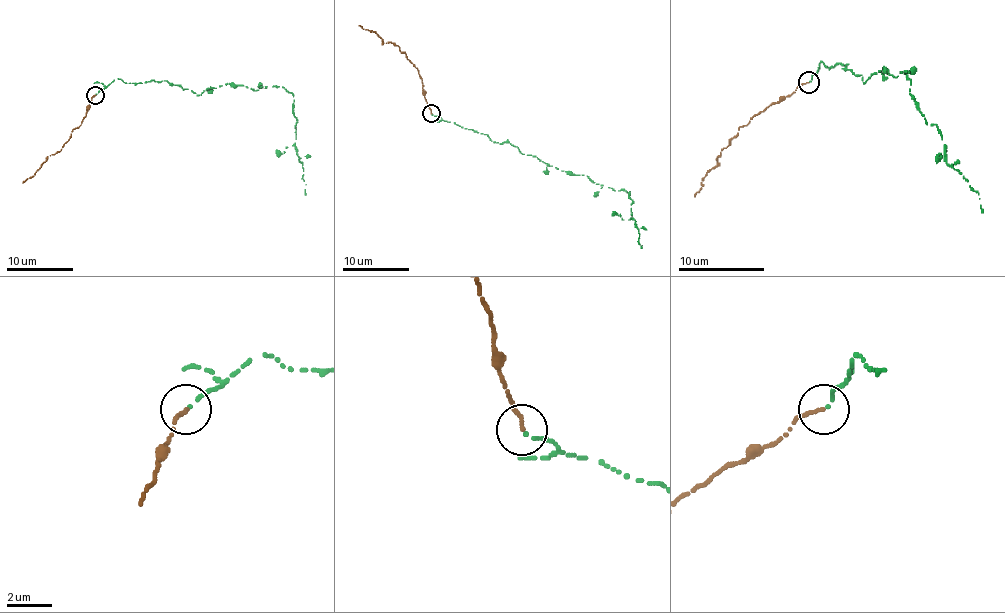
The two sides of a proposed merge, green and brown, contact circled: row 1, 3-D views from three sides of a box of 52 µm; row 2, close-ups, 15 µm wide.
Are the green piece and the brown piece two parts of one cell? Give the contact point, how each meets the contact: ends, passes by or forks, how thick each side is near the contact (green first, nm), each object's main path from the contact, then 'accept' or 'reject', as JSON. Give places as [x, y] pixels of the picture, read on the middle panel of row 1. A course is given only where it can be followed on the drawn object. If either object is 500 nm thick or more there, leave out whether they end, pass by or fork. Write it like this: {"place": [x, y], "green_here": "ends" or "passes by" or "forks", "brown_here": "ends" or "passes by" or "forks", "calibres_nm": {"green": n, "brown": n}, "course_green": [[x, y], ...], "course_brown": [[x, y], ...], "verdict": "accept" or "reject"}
{"place": [431, 113], "green_here": "ends", "brown_here": "ends", "calibres_nm": {"green": 150, "brown": 170}, "course_green": [[431, 114], [486, 134], [493, 142], [509, 142], [561, 170], [630, 192], [630, 218], [642, 248]], "course_brown": [[431, 114], [420, 74], [406, 54], [398, 46], [383, 42], [375, 32], [358, 26]], "verdict": "accept"}

